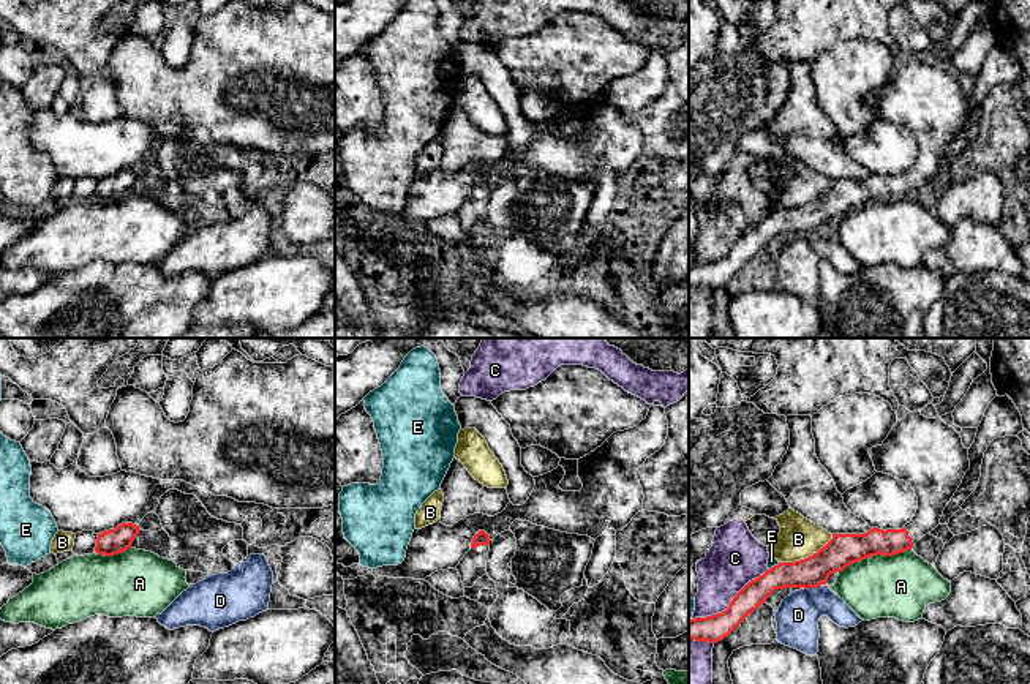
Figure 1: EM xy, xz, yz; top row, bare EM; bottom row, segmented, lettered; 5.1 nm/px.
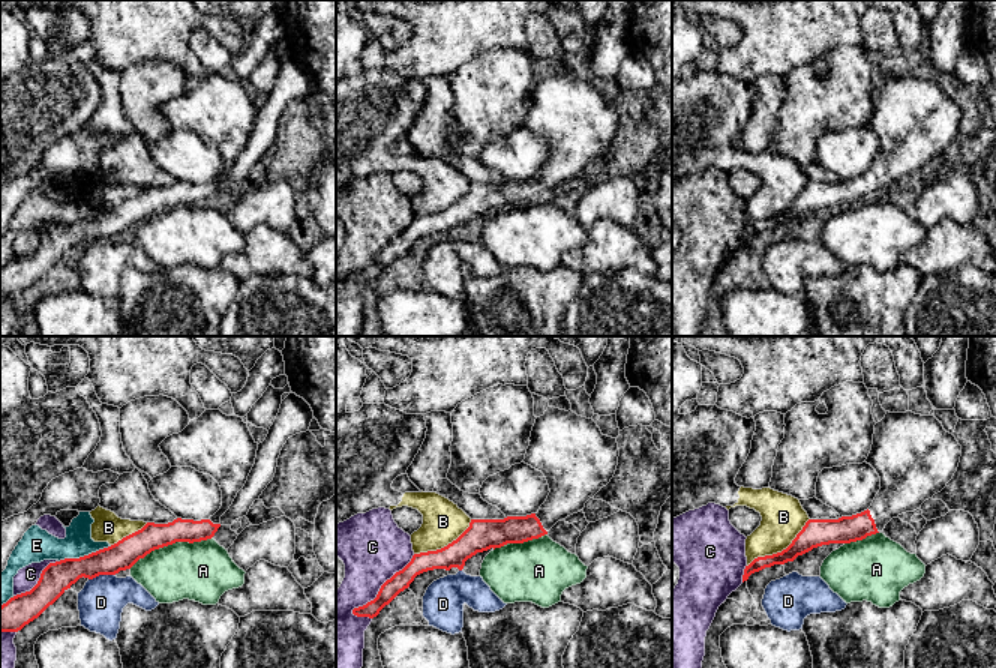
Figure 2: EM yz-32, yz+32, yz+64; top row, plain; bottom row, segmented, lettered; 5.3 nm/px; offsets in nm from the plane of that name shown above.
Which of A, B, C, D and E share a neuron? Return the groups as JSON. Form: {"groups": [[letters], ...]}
{"groups": [["A"], ["B"], ["C"], ["D"], ["E"]]}

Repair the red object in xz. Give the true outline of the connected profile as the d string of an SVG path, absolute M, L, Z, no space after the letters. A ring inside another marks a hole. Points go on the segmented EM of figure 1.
M479 531L471 543L471 550L457 566L464 588L472 588L479 578L487 575L487 559L490 551L490 536Z

